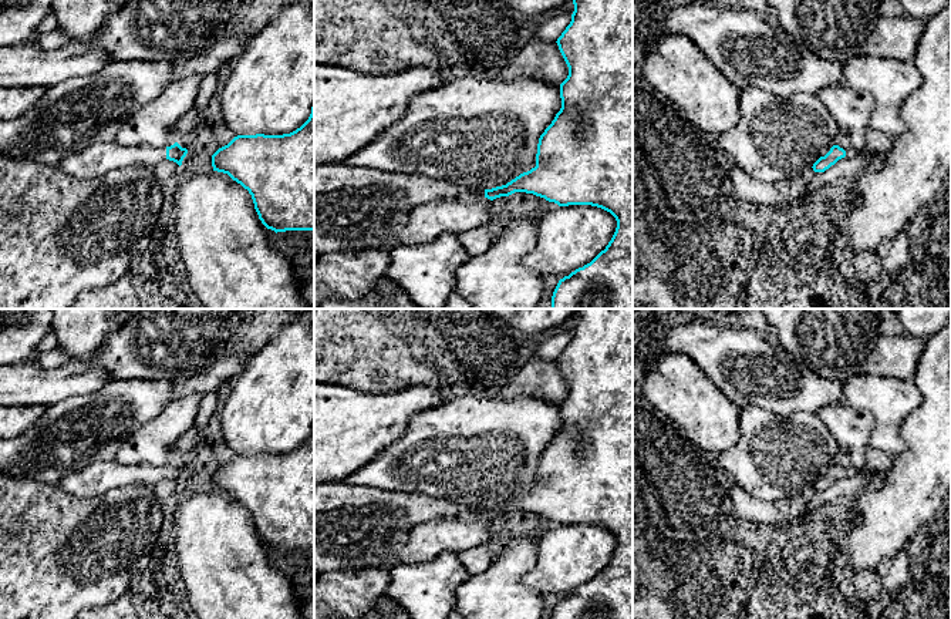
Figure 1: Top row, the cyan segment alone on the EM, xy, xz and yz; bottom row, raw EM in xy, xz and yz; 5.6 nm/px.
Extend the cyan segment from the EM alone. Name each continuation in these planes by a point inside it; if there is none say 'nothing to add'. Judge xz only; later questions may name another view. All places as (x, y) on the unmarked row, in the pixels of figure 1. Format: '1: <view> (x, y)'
1: xz (417, 508)

